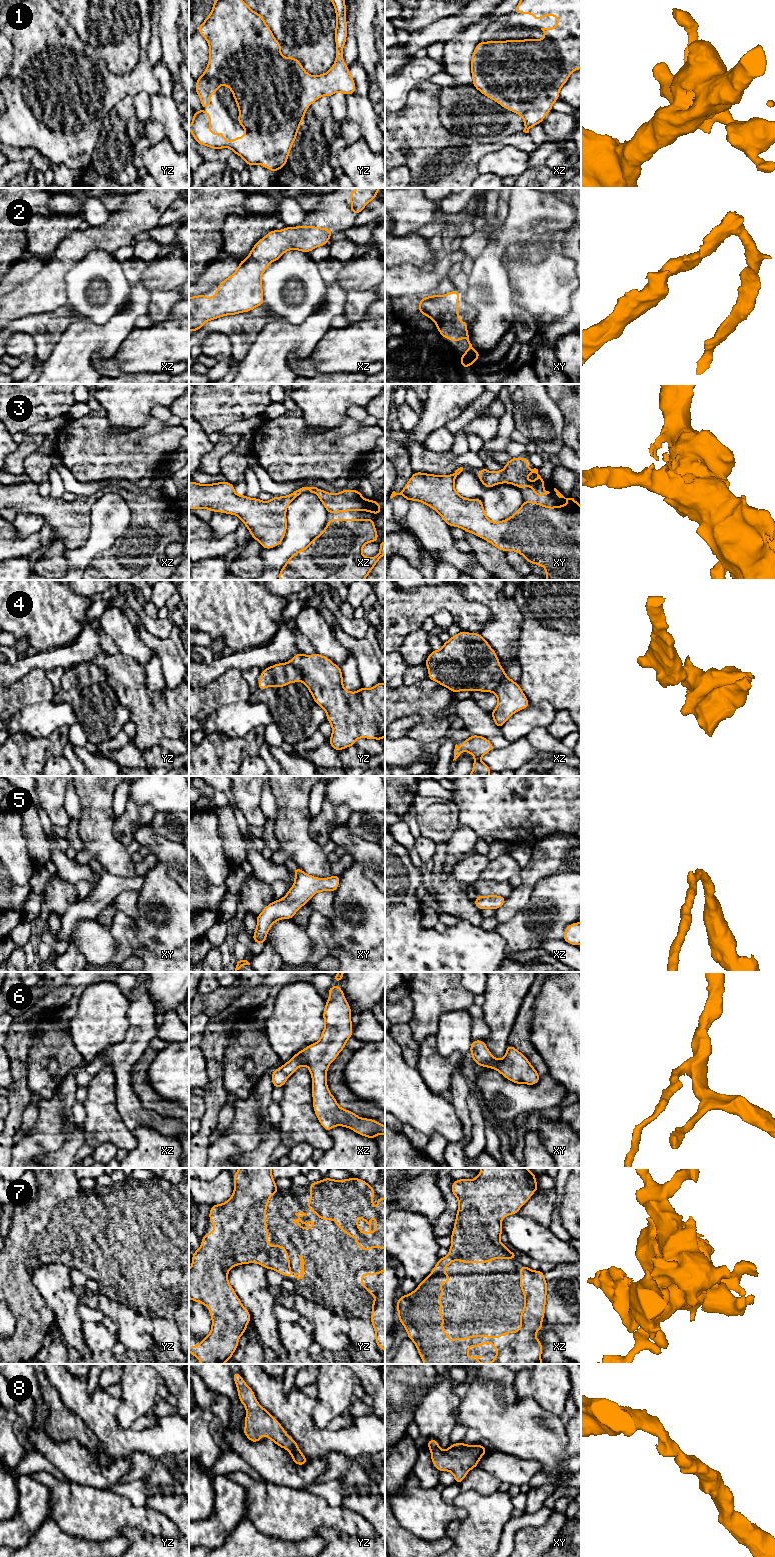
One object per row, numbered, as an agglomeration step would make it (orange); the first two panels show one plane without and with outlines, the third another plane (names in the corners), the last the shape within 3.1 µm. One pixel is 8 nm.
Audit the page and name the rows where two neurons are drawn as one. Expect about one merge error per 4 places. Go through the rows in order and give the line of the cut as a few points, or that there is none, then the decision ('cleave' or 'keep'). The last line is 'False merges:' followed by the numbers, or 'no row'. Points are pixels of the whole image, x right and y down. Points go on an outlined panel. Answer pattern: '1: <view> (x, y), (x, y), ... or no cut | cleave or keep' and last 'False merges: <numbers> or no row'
1: no cut | keep
2: no cut | keep
3: no cut | keep
4: yz (287, 662), (299, 672), (301, 680) | cleave
5: no cut | keep
6: no cut | keep
7: no cut | keep
8: no cut | keep
False merges: 4

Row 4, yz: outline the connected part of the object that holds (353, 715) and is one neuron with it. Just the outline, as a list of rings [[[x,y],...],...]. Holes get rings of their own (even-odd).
[[[298,653],[288,663],[300,672],[301,681],[310,691],[315,703],[325,710],[327,721],[332,725],[329,743],[334,750],[354,746],[361,737],[379,741],[385,737],[385,683],[379,681],[371,689],[360,686],[357,692],[349,692],[343,686],[341,667],[323,655]]]

